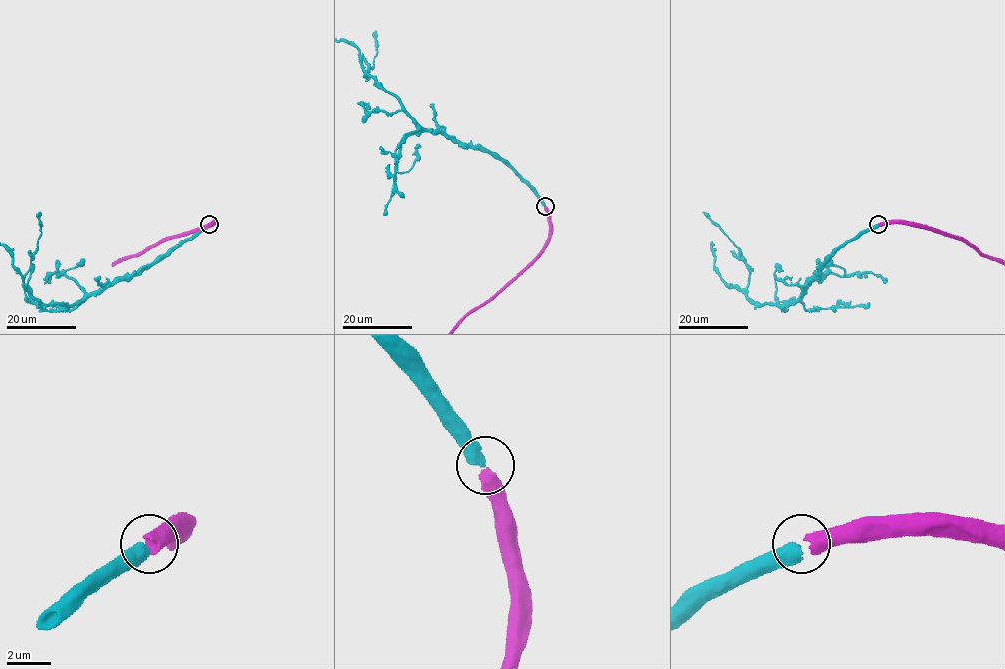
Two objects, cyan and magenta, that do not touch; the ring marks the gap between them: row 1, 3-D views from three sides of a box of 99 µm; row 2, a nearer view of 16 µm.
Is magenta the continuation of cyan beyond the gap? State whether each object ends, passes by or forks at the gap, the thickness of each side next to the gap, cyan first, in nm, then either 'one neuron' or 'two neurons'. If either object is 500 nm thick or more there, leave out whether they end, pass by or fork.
550 nm thick on the cyan side, 460 nm on the other; one neuron

